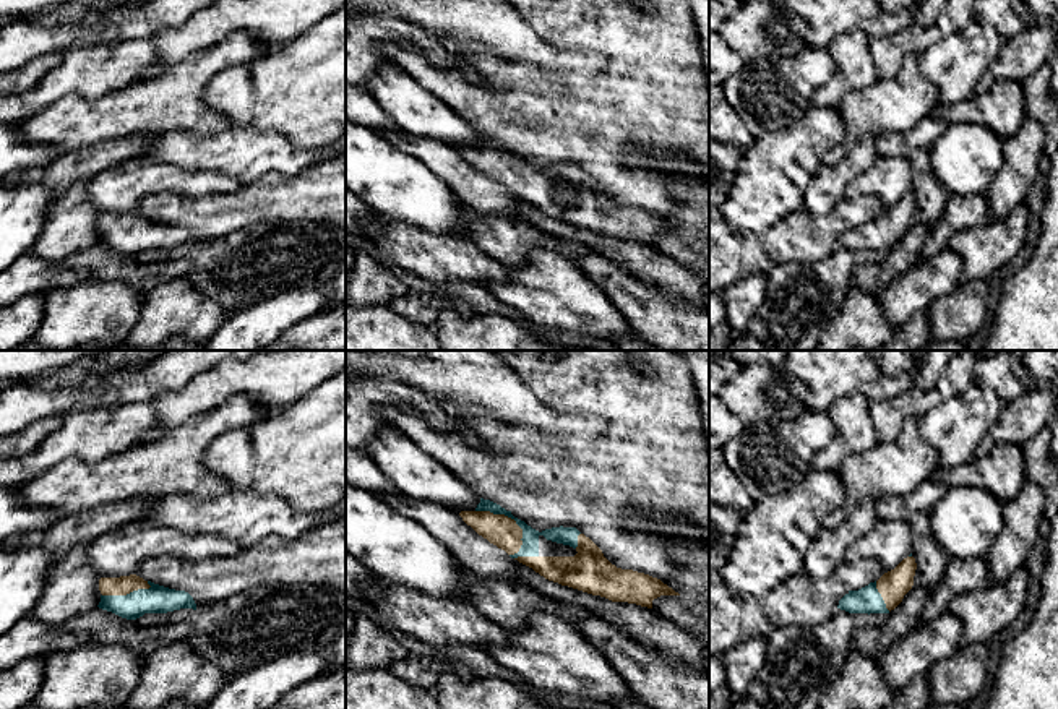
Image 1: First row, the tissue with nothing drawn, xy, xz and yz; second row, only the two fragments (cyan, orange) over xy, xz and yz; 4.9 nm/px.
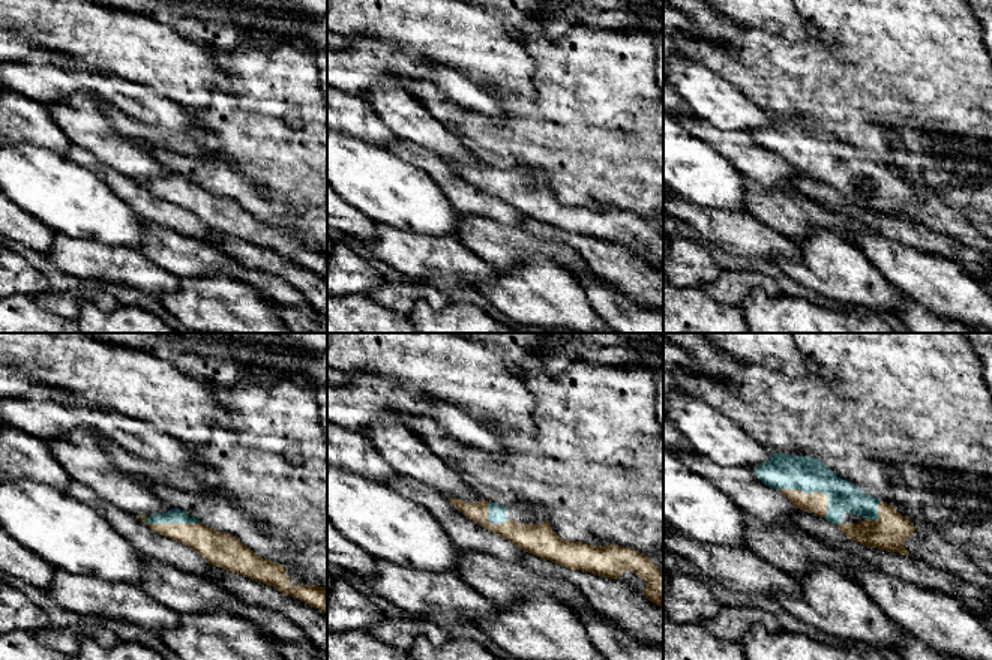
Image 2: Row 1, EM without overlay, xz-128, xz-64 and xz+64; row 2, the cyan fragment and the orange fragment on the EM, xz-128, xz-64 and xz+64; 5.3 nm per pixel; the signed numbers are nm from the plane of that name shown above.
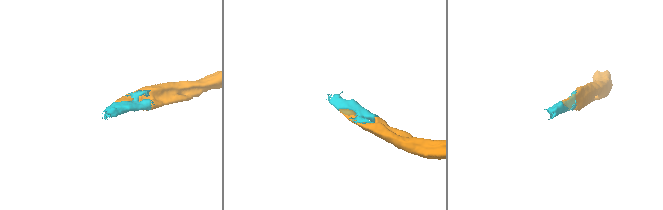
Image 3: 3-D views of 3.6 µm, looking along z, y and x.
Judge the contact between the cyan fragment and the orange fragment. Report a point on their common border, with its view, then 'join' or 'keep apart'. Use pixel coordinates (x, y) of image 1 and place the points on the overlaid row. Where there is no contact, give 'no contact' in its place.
xz (521, 528) | join

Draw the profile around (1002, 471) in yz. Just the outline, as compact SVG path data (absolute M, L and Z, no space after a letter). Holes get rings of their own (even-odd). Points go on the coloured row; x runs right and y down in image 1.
M998 445L983 456L951 471L938 469L931 479L951 487L978 487L991 492L1003 505L1013 500L1026 482L1024 453L1017 445Z

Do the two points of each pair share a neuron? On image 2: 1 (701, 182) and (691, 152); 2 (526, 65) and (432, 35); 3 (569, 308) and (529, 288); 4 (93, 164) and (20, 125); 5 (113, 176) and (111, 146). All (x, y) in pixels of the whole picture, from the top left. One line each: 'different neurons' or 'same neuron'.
1: same neuron
2: same neuron
3: same neuron
4: different neurons
5: different neurons

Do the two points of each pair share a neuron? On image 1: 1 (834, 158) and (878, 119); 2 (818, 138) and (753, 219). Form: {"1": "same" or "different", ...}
{"1": "same", "2": "same"}

